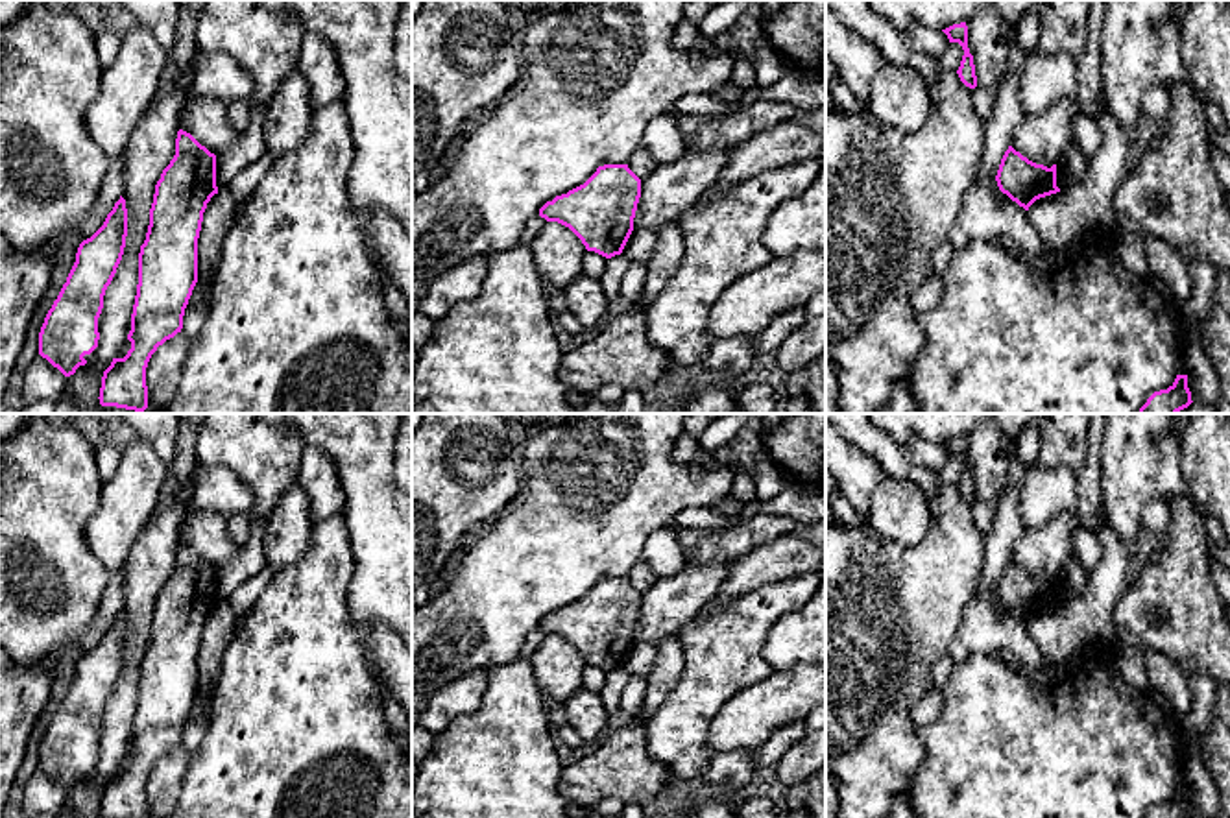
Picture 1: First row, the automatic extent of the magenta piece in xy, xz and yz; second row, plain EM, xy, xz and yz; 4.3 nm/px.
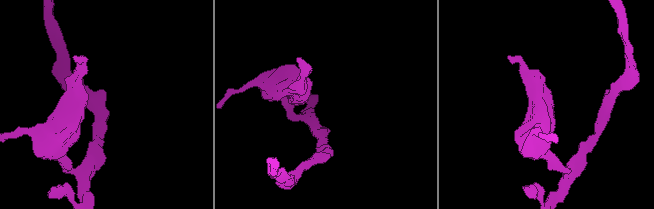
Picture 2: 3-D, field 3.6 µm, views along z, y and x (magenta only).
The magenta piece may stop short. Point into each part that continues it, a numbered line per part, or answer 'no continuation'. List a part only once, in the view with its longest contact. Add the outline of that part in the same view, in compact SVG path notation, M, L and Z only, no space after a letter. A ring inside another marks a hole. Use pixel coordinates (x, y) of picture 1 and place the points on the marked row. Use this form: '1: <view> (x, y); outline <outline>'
no continuation

